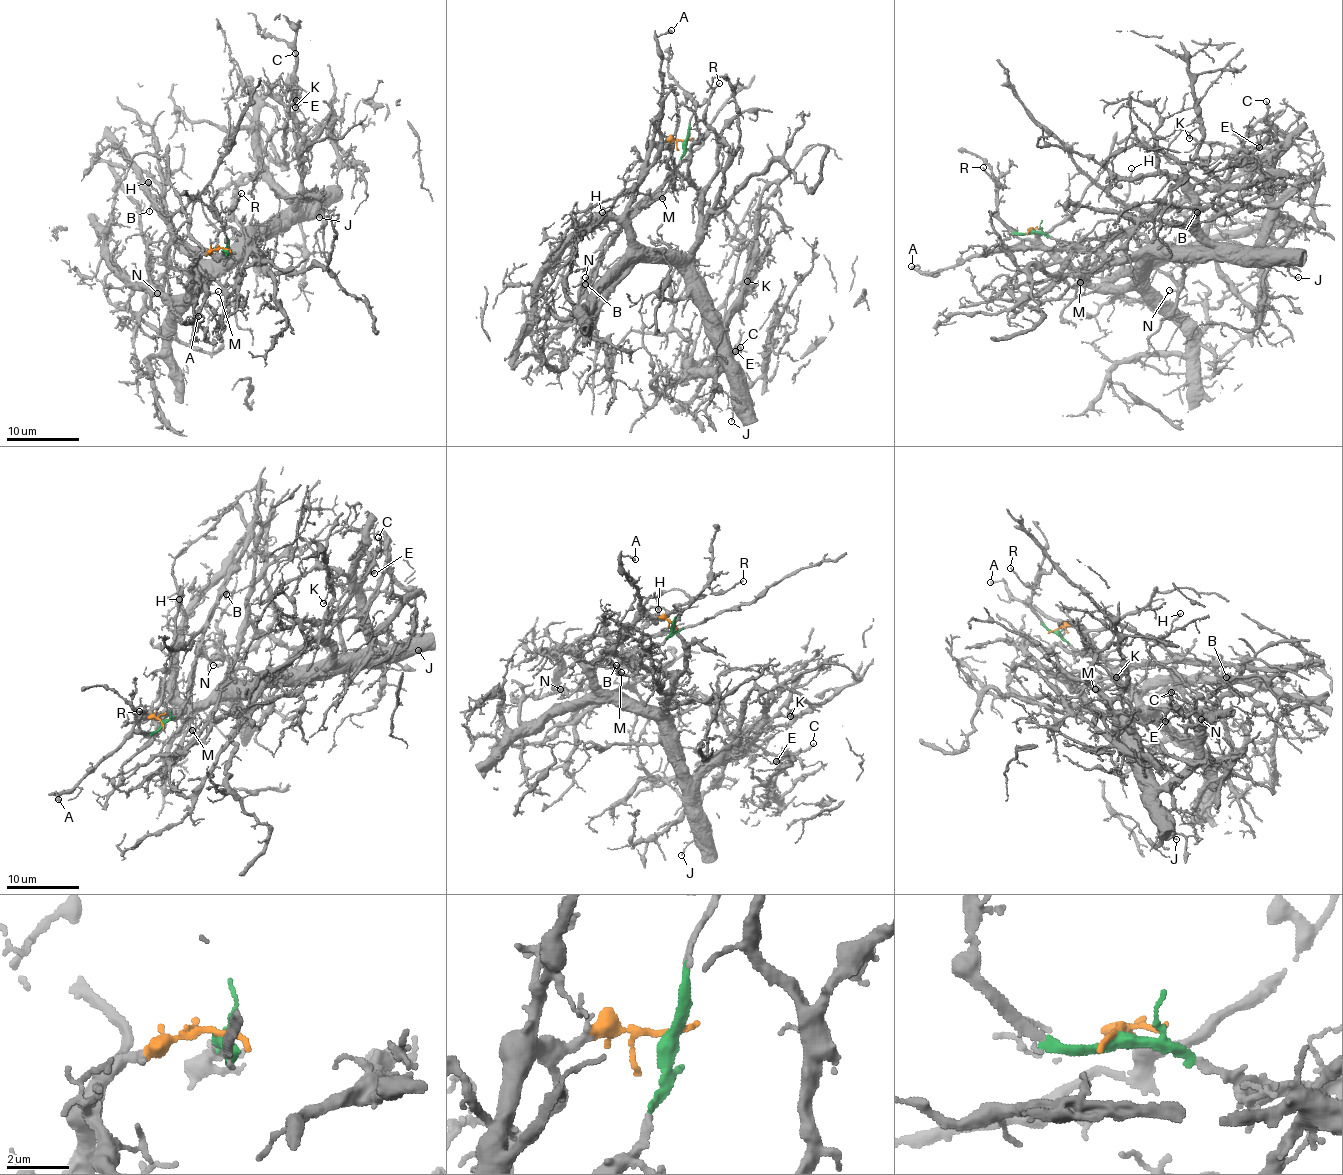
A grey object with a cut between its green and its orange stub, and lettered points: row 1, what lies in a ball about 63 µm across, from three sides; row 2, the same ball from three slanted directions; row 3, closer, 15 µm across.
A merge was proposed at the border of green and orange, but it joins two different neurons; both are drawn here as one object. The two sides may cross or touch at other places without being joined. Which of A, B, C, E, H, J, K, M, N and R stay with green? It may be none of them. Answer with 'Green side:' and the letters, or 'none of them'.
Green side: B, H, M, N, R

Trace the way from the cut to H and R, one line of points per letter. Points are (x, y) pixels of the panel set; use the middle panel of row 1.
H: (686, 141), (686, 152), (671, 177), (614, 236), (618, 220), (615, 215), (602, 213)
R: (686, 141), (694, 106), (692, 99), (695, 105), (700, 105), (720, 83)

